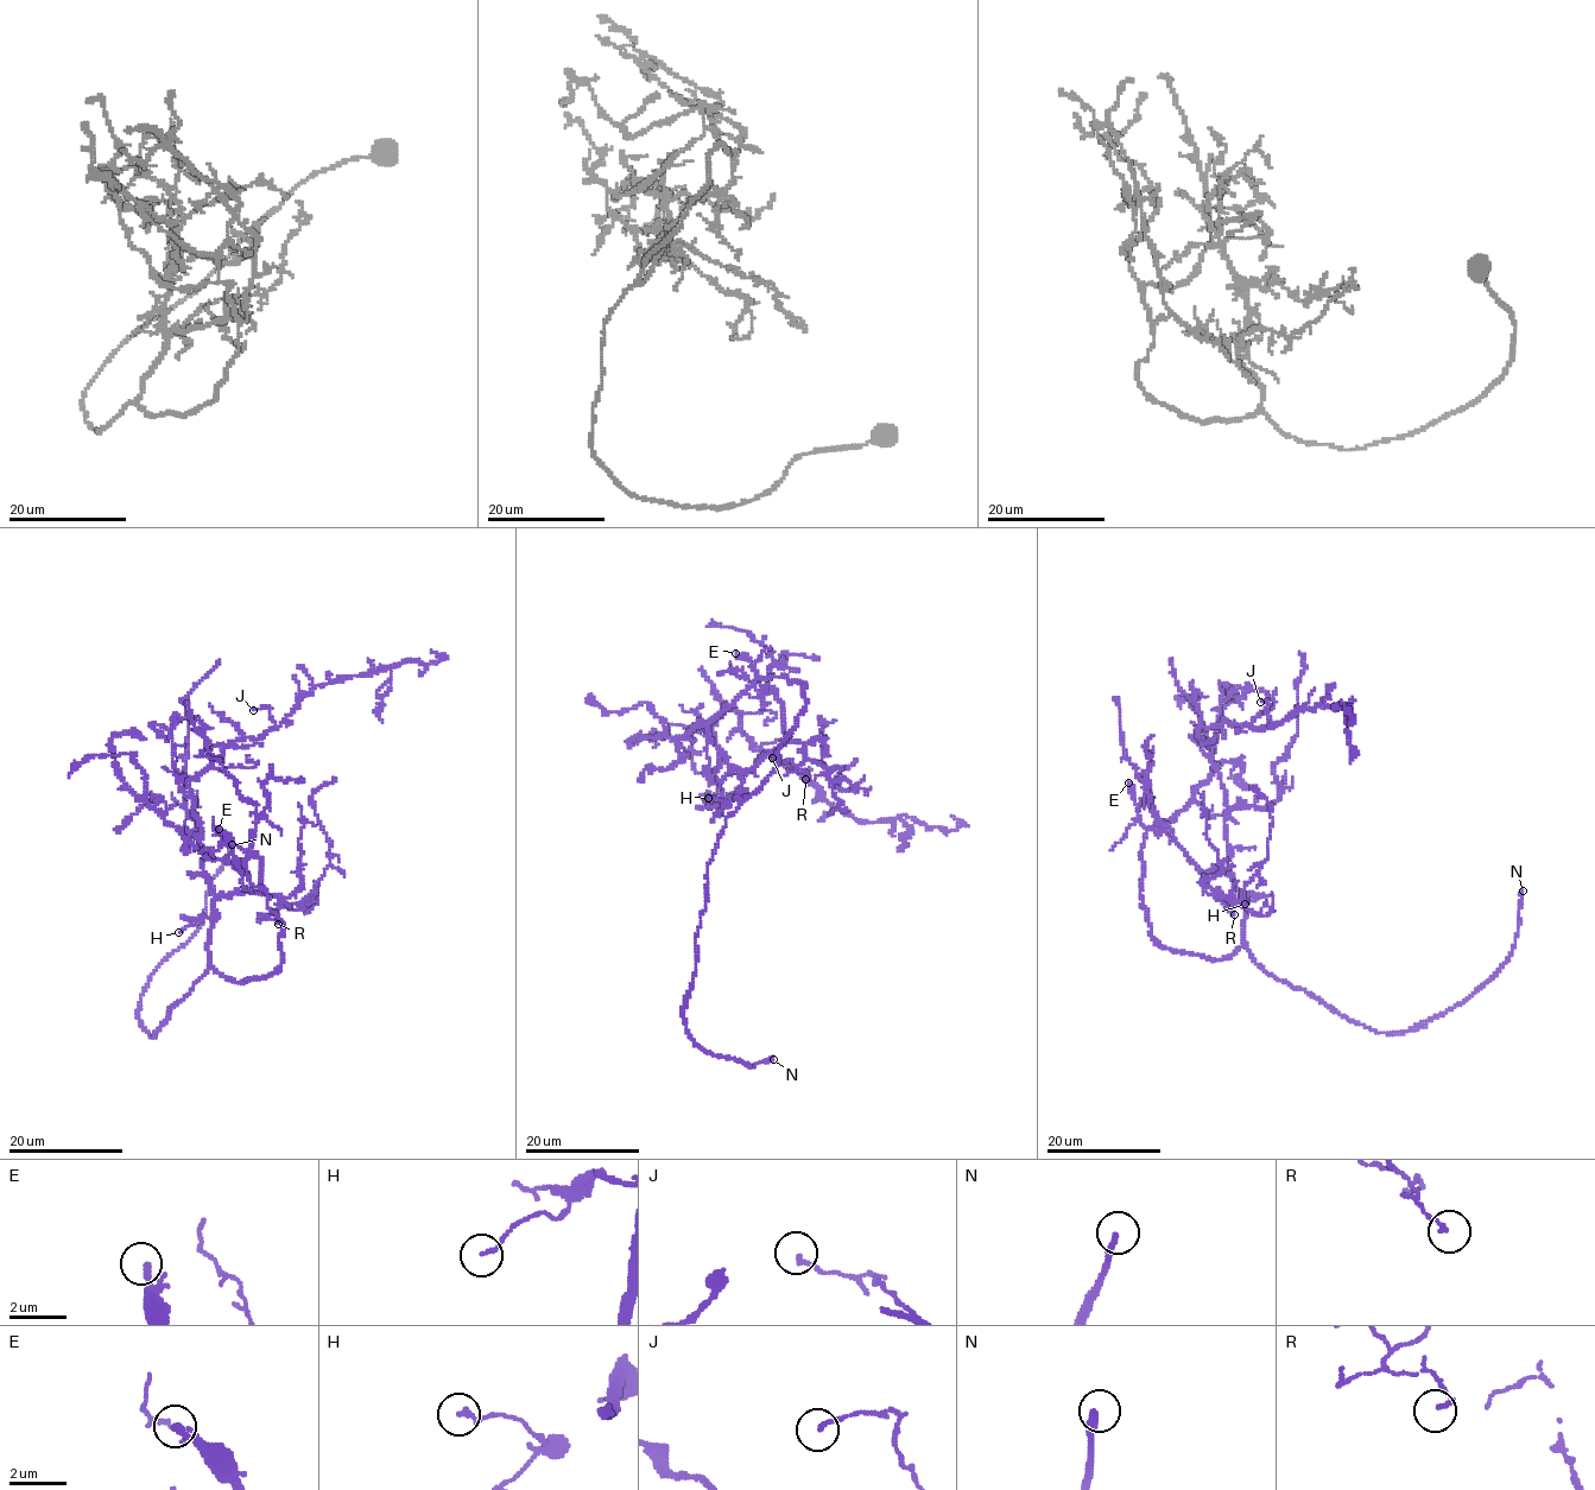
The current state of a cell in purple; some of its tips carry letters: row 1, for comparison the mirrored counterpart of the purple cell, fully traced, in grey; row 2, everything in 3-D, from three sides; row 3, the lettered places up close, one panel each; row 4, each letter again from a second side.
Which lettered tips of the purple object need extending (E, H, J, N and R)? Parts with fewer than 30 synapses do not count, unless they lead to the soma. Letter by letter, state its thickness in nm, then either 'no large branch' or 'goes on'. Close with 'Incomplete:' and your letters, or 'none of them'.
E: 200 nm | goes on
H: 150 nm | no large branch
J: 150 nm | no large branch
N: 240 nm | goes on
R: 130 nm | no large branch
Incomplete: E, N

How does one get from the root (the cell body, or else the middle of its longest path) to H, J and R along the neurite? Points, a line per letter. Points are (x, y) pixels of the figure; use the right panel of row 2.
H: (1236, 889), (1247, 896), (1251, 894), (1254, 896), (1247, 899), (1245, 904)
J: (1236, 889), (1226, 793), (1213, 744), (1198, 728), (1267, 728), (1268, 703), (1260, 702)
R: (1236, 889), (1234, 880), (1223, 872), (1214, 870), (1203, 875), (1204, 881), (1234, 914)

